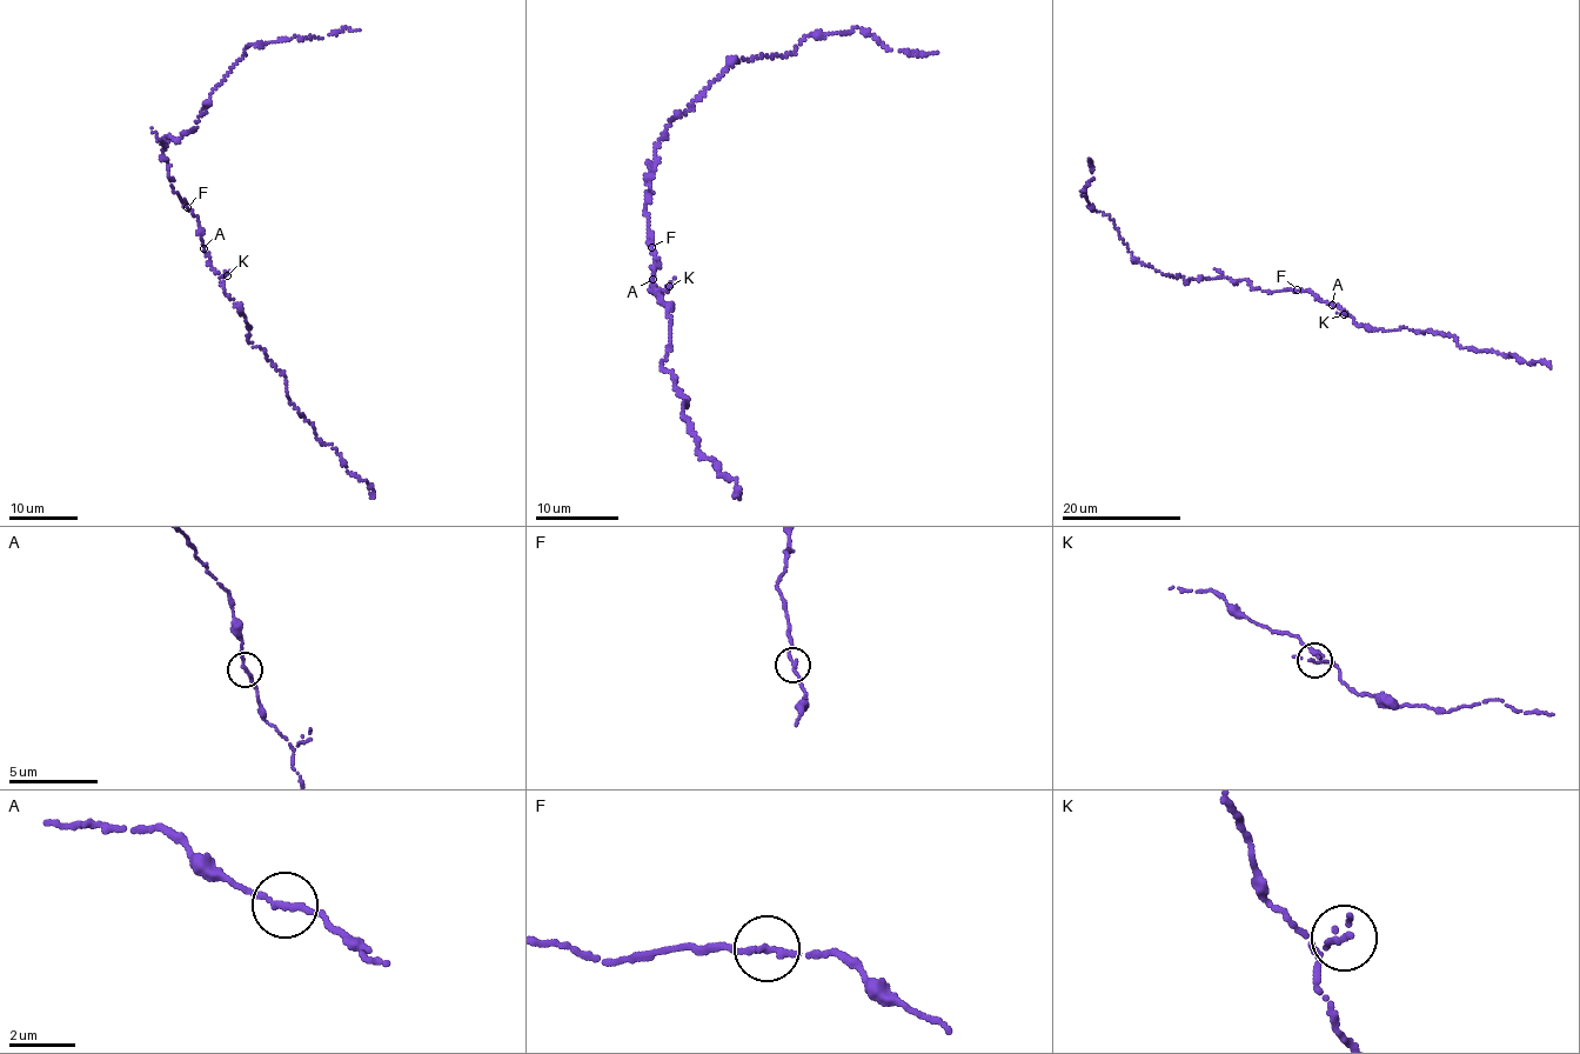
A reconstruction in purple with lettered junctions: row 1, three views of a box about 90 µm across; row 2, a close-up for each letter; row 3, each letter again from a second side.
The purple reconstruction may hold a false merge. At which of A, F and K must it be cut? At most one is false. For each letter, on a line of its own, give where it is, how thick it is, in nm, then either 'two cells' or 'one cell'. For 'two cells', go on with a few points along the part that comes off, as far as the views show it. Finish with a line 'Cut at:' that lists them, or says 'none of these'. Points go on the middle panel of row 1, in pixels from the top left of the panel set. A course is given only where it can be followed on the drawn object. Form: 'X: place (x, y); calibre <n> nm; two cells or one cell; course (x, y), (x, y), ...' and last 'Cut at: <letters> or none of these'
A: place (653, 279); calibre 220 nm; one cell
F: place (651, 247); calibre 180 nm; one cell
K: place (669, 286); calibre 240 nm; one cell
Cut at: none of these

